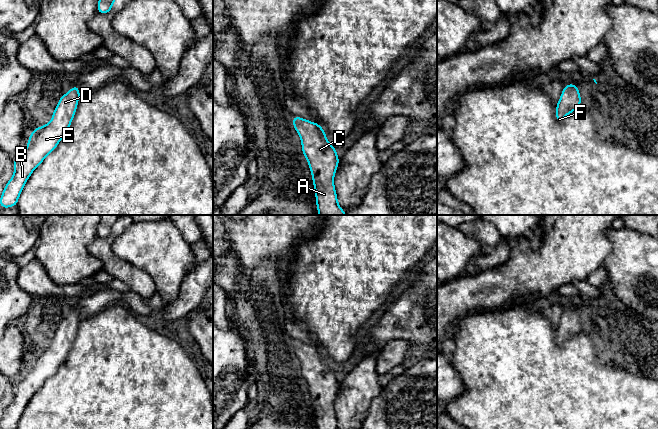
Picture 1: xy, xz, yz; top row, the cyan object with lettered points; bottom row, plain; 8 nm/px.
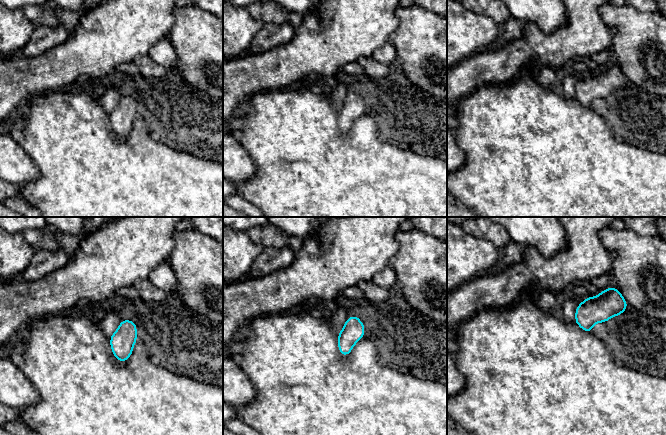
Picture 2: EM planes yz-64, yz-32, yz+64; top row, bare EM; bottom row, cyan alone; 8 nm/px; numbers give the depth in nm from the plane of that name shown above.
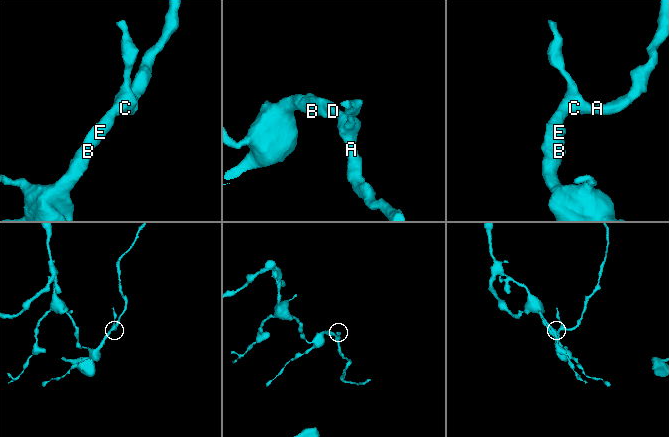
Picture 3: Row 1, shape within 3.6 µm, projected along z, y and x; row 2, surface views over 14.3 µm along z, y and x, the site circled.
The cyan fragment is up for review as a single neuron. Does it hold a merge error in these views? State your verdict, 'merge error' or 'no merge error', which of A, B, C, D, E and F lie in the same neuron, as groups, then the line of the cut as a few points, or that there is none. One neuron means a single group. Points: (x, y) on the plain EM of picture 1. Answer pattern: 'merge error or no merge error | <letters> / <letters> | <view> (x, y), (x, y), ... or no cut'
no merge error | A B C D E F | no cut

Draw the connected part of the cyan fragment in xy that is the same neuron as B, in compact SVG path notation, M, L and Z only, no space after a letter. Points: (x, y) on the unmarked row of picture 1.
M75 308L59 323L51 345L32 355L28 362L27 371L14 382L14 398L4 411L0 421L0 429L17 429L25 407L33 395L49 377L57 372L59 366L65 361L81 320L79 310Z

